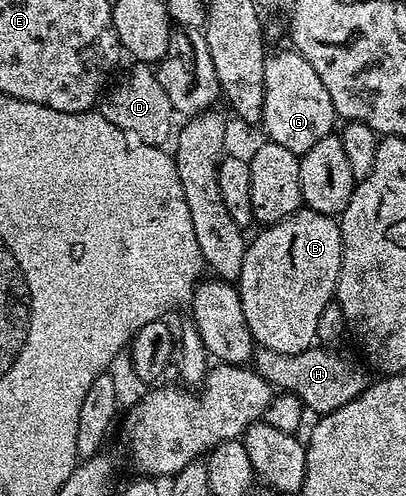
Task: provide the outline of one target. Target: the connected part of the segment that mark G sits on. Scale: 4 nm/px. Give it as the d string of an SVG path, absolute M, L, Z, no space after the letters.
M295 49L287 50L281 55L269 54L266 58L266 89L260 123L268 134L265 135L267 142L282 145L290 149L290 153L301 156L317 141L322 141L322 137L333 134L338 116L334 101L330 101L330 93L326 93L326 85L322 85L310 61Z

